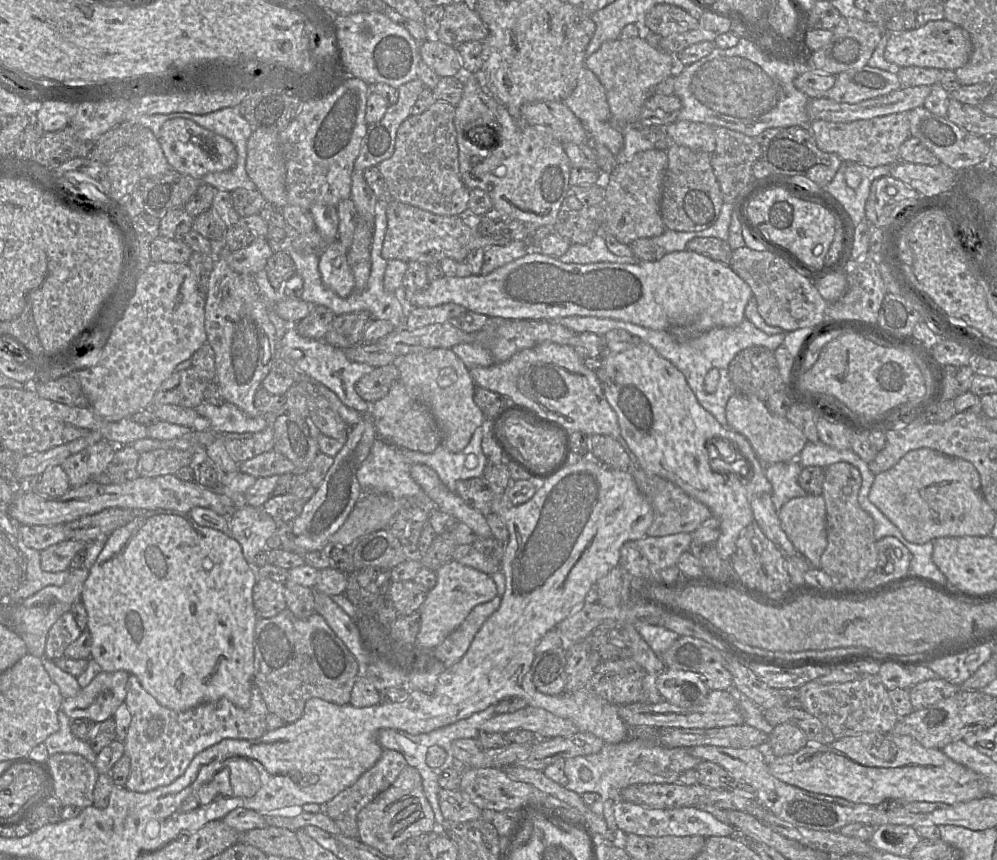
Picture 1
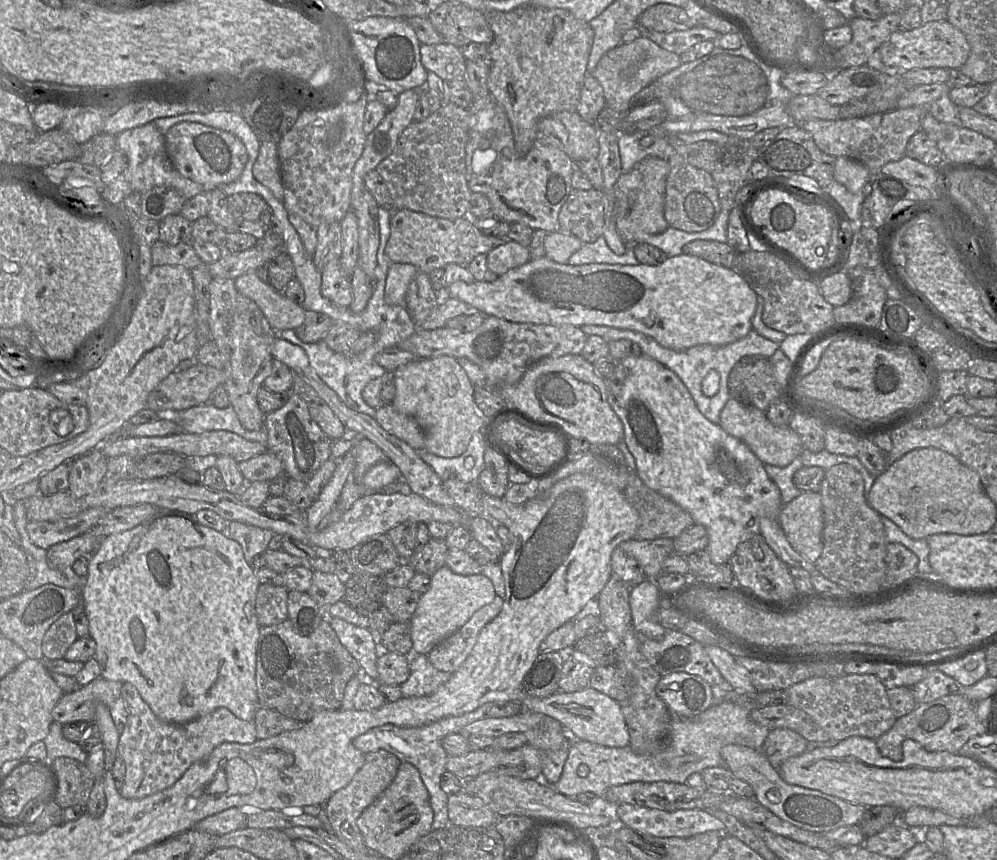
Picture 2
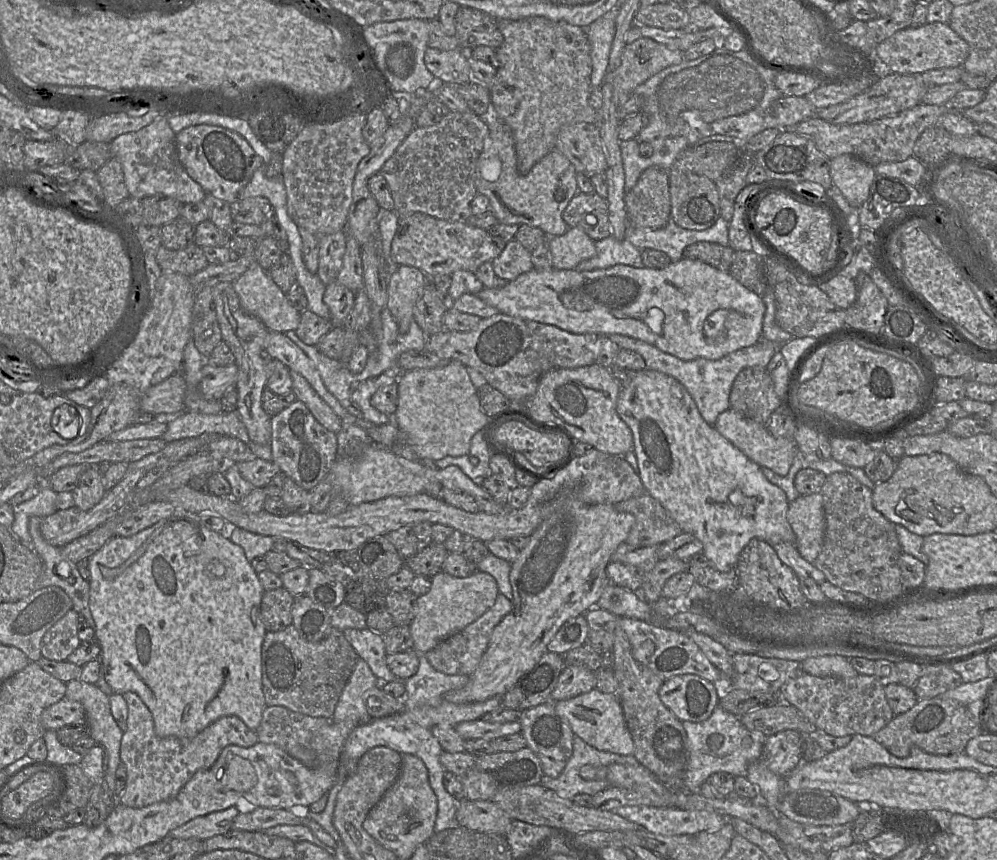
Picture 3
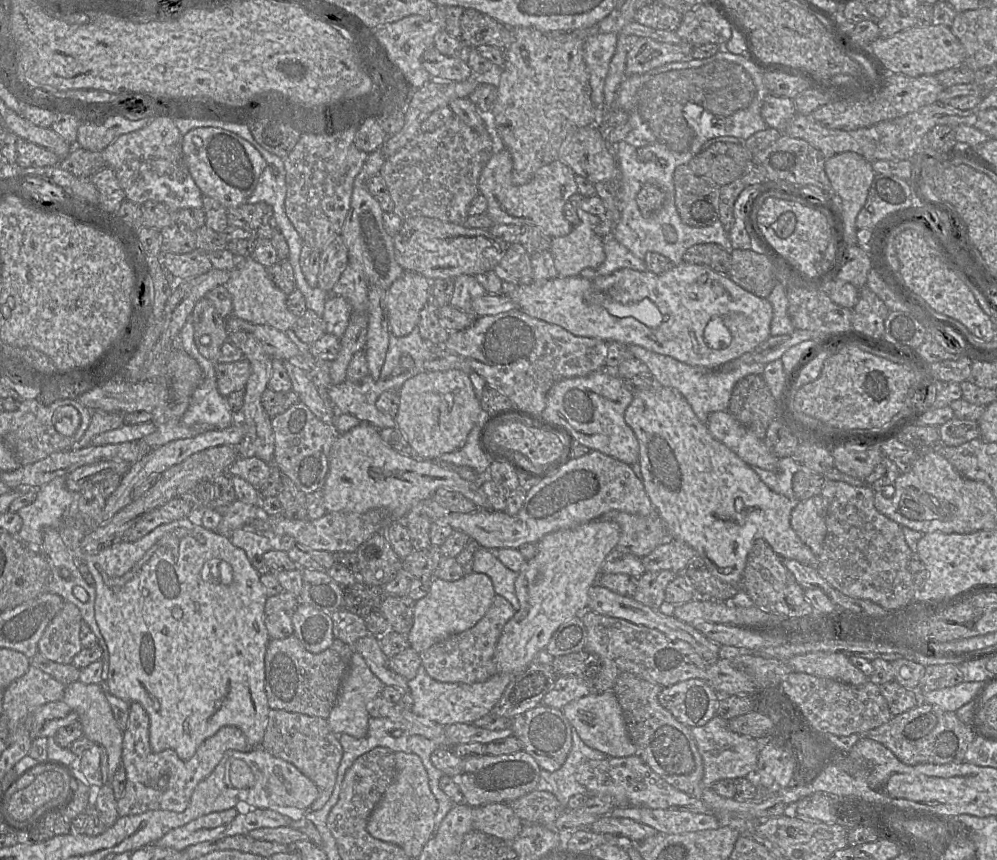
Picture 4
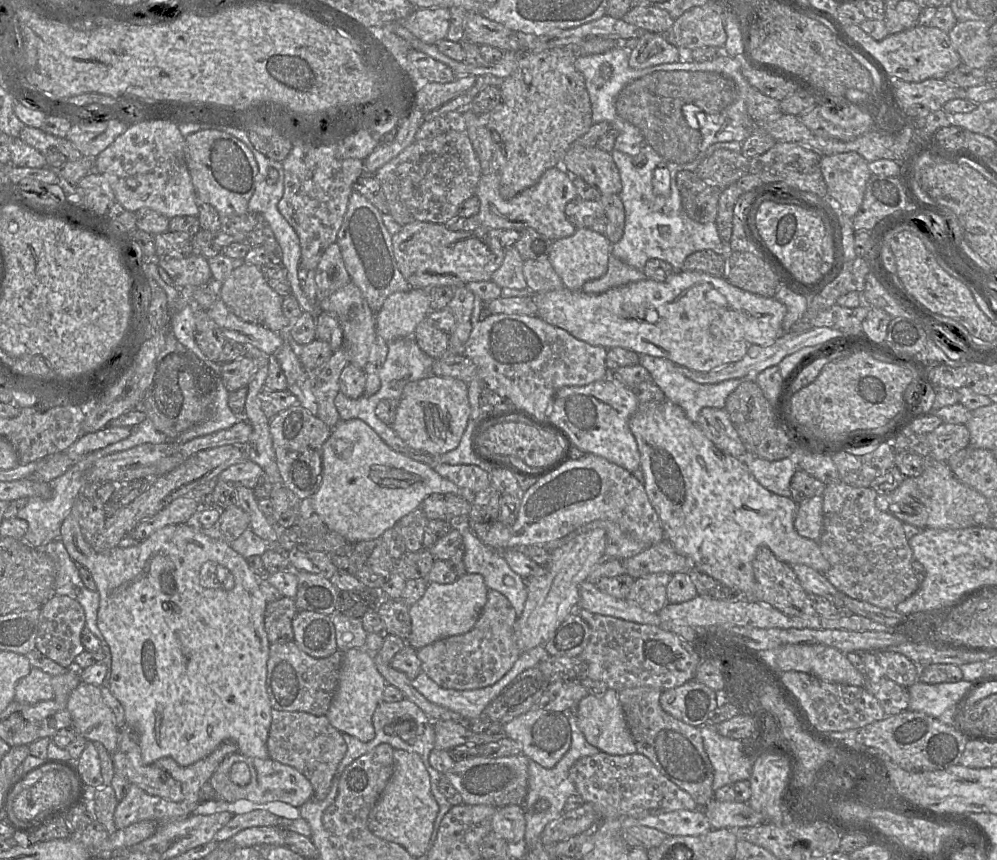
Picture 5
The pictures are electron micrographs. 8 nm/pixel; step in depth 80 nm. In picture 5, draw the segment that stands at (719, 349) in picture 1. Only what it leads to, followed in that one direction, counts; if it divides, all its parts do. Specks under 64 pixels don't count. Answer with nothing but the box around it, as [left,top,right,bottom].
[638,354,759,425]

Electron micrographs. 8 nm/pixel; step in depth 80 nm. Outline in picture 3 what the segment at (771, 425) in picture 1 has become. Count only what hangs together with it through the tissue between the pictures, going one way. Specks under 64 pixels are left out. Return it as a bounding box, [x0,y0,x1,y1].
[714,407,797,476]

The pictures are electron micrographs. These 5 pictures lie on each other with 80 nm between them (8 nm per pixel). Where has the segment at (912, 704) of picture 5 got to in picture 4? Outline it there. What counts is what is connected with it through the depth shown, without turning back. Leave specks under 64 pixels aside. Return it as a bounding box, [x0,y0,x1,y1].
[919,682,981,712]

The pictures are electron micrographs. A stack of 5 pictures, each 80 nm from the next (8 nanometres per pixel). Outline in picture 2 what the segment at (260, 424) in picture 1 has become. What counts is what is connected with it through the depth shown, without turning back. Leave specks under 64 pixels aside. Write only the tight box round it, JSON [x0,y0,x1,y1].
[165,403,267,444]

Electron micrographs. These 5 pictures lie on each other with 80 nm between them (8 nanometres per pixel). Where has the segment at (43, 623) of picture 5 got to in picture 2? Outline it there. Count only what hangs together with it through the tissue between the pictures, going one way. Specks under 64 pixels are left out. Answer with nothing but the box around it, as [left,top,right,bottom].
[42,611,77,661]

